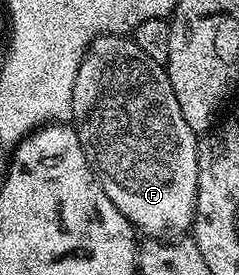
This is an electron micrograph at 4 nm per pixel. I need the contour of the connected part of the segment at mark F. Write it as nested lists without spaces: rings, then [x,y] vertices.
[[[128,35],[96,36],[91,42],[79,66],[79,74],[75,74],[71,120],[103,194],[111,198],[115,210],[119,210],[142,237],[169,238],[192,229],[193,215],[197,213],[199,136],[187,126],[183,110],[179,102],[175,102],[175,90],[171,90],[168,71],[147,58]]]

